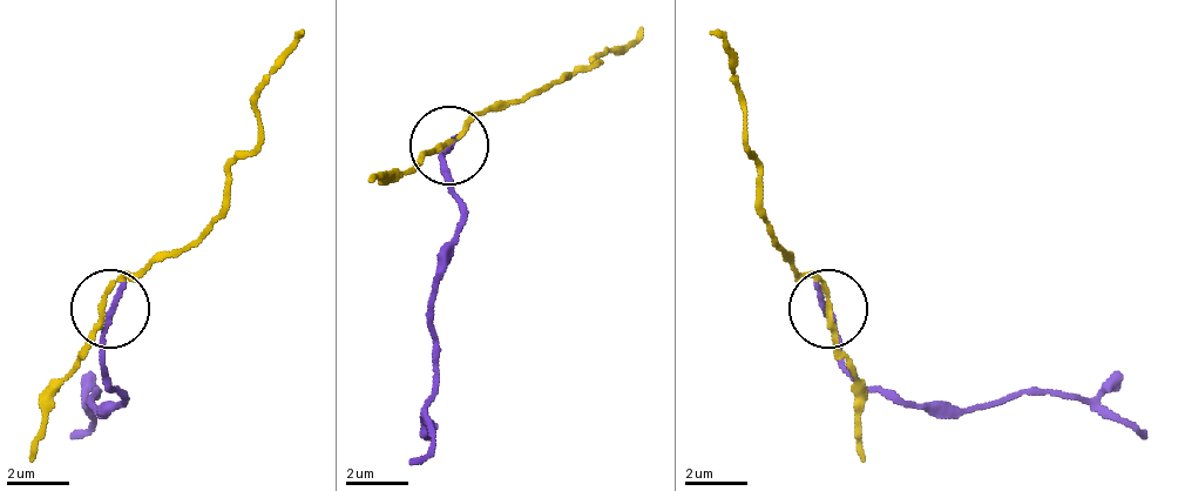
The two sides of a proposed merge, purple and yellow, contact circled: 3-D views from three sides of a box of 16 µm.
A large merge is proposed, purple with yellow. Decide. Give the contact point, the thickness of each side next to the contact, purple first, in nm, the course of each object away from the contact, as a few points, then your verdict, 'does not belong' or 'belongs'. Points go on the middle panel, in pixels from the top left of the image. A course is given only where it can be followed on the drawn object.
at (448, 145); 220 nm thick on the purple side, 160 nm on the other; purple runs (447, 147), (439, 154), (462, 202), (431, 296), (431, 445), (407, 462); yellow runs (447, 147), (643, 28); does not belong

